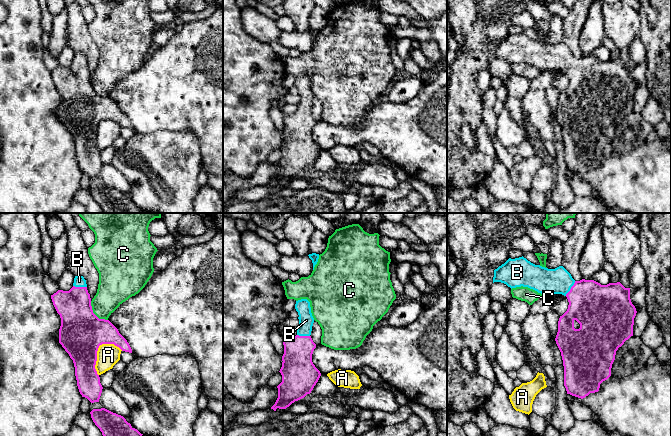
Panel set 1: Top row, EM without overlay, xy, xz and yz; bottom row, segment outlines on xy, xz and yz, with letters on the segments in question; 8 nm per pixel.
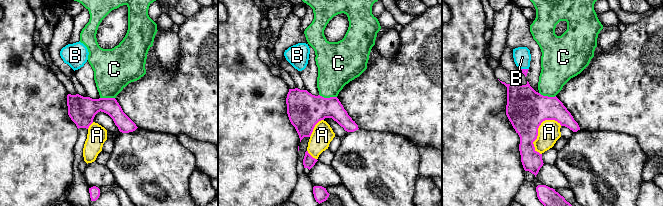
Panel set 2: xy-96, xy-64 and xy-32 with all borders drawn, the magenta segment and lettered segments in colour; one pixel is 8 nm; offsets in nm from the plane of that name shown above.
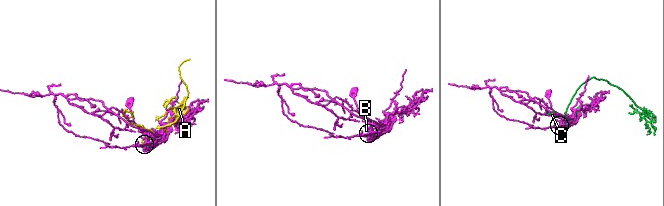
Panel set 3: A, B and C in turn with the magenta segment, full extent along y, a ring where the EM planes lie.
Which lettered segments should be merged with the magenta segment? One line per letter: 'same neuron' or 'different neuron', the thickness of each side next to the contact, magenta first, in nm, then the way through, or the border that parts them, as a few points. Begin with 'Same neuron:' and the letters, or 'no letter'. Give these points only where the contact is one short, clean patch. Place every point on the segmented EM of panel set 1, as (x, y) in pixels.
Same neuron: B
A: different neuron; 360 nm thick on the magenta side, 180 nm on the other
B: same neuron; 380 nm thick on the magenta side, 200 nm on the other; runs through yz (595, 307), (584, 296), (571, 288), (560, 281), (543, 280)
C: different neuron; 360 nm thick on the magenta side, 240 nm on the other

